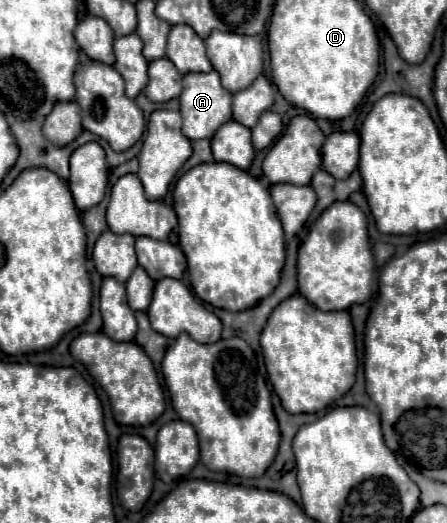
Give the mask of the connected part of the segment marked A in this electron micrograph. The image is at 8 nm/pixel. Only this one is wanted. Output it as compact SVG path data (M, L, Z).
M187 73L183 77L183 91L181 91L181 117L183 117L183 135L191 141L195 139L211 139L223 123L231 119L231 99L233 95L223 89L219 73Z

